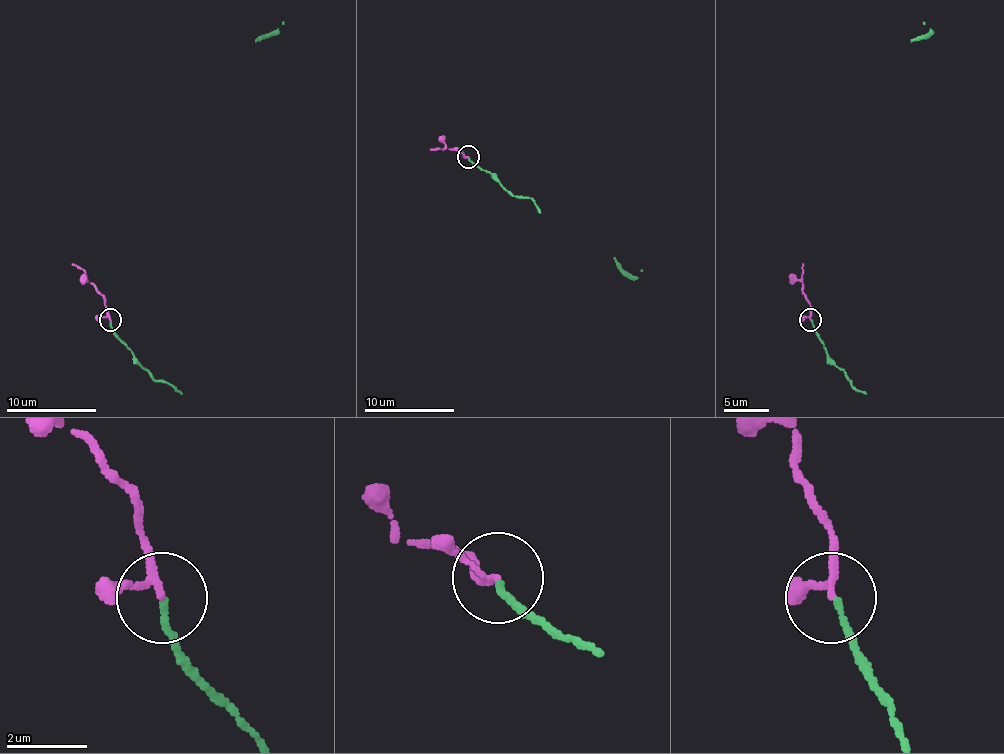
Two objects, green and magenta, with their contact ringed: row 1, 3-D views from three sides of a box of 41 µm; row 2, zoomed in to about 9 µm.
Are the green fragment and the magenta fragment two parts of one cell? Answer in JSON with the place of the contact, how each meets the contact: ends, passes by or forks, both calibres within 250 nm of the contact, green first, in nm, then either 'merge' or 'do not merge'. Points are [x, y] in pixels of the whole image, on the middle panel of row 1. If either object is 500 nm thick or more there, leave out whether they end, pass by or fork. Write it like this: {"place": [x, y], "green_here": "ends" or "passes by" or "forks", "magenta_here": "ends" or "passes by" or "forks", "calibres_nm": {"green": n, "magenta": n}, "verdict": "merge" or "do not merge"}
{"place": [468, 157], "green_here": "ends", "magenta_here": "passes by", "calibres_nm": {"green": 150, "magenta": 150}, "verdict": "merge"}

